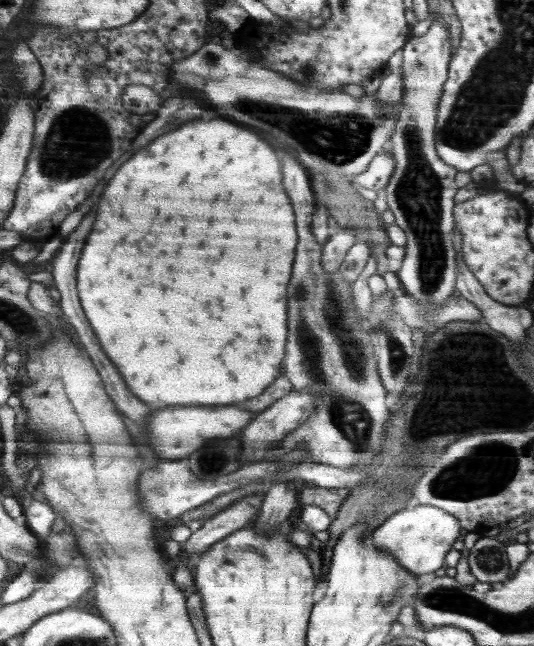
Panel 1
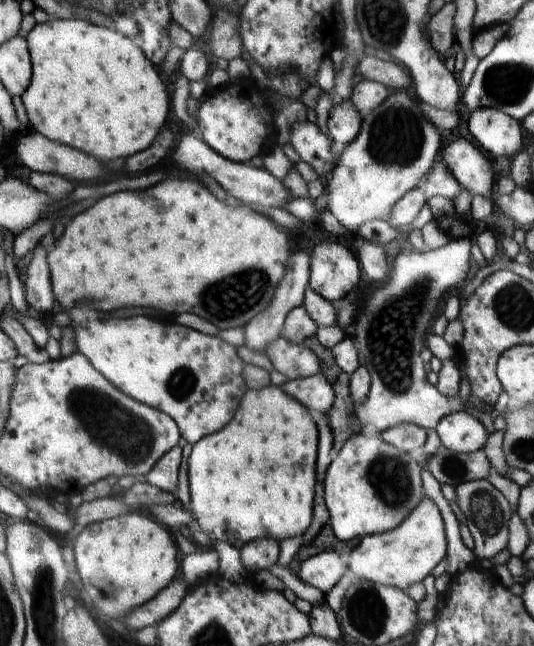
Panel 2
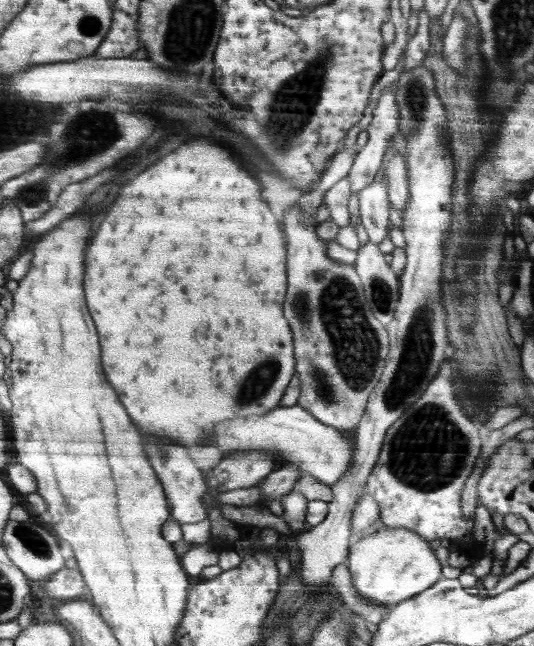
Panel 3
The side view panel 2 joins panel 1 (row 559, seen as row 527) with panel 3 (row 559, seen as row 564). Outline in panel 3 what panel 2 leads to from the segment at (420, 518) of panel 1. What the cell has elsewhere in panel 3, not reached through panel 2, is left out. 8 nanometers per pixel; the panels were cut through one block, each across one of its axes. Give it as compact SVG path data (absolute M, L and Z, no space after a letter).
M388 528L376 530L375 533L362 536L354 544L348 548L348 557L346 565L349 568L353 587L362 598L367 598L374 604L385 604L388 607L398 605L399 602L407 601L409 598L415 597L417 594L430 588L440 579L440 568L434 552L430 550L430 540L423 535L416 534L414 530L407 528Z

